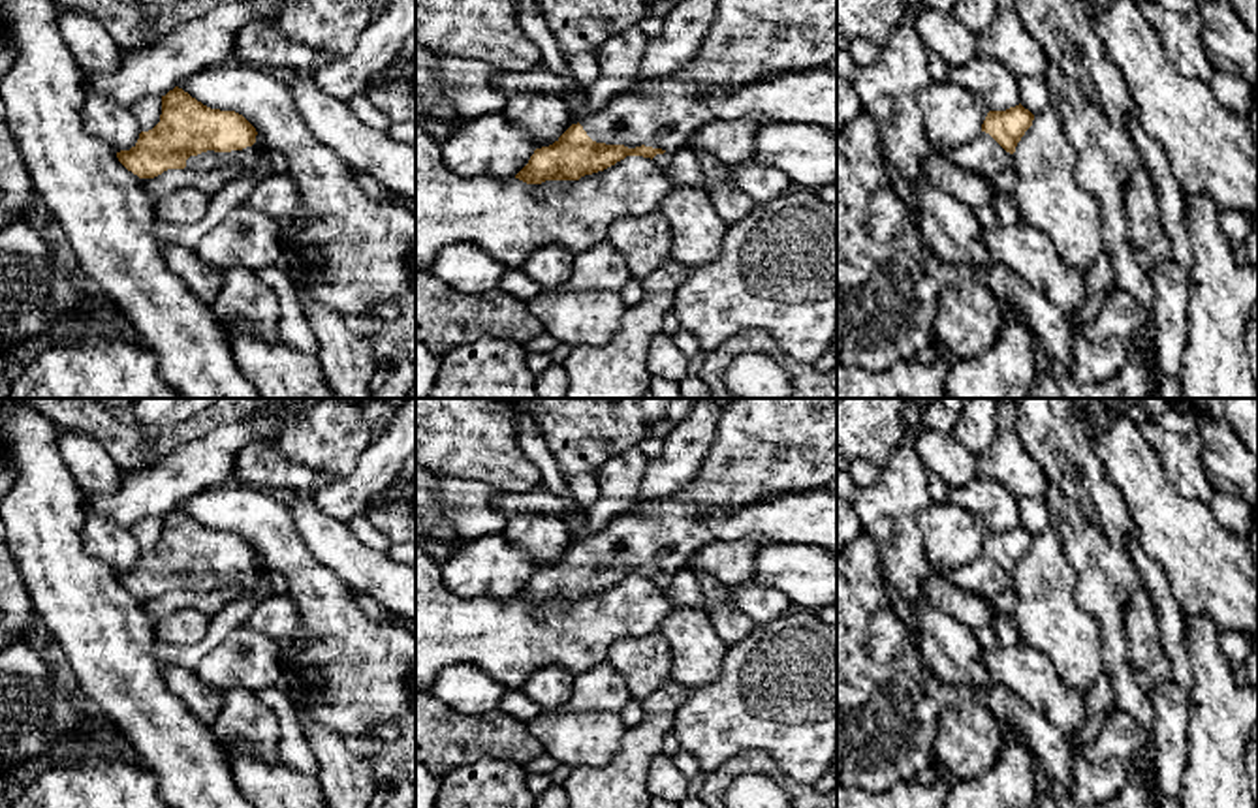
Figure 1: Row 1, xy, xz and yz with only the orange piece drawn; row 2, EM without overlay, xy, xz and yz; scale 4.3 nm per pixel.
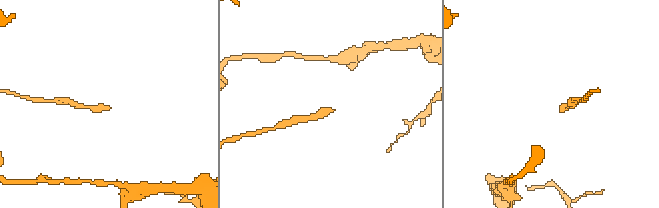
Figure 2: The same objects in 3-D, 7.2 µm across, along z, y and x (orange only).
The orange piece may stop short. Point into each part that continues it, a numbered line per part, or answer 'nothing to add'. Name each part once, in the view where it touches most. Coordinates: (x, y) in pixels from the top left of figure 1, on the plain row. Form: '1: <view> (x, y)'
1: xz (762, 448)

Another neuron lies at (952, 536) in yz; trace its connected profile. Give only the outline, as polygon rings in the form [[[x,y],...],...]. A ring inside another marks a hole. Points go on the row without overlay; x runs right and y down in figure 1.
[[[931,502],[918,524],[929,562],[944,575],[974,562],[989,534],[982,517],[951,502]]]

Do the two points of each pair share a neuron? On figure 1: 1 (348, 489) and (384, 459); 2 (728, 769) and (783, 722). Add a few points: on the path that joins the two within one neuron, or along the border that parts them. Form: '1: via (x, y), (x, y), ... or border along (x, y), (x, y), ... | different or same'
1: via (358, 485), (375, 468) | same
2: border along (711, 771), (743, 752), (764, 750), (788, 775) | different

